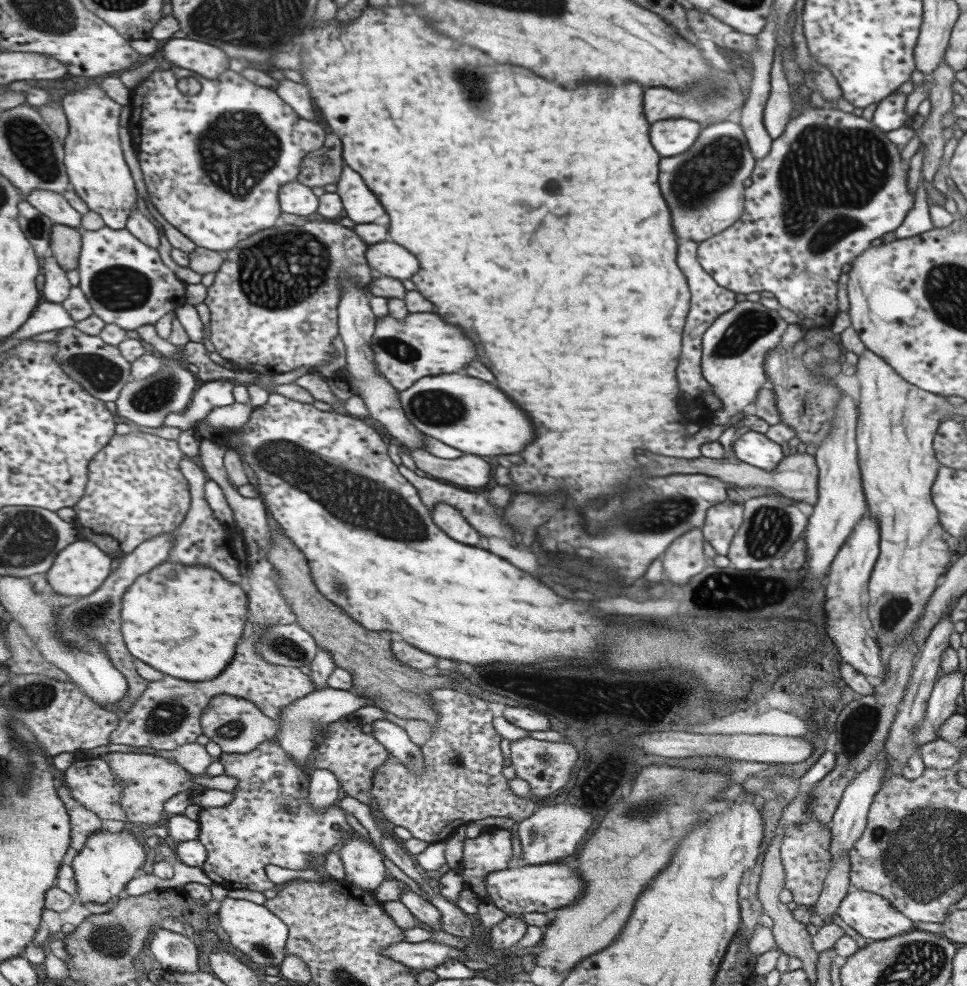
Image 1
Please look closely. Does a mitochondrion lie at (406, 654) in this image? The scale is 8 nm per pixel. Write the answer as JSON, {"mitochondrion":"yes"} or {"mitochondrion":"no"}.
{"mitochondrion":"no"}

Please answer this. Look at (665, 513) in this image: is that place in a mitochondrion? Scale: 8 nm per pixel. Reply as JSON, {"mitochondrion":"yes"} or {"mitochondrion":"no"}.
{"mitochondrion":"yes"}

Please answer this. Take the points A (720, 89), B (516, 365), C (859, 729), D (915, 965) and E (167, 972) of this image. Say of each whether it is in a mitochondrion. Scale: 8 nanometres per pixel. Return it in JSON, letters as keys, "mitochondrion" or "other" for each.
{"A":"mitochondrion","B":"other","C":"mitochondrion","D":"mitochondrion","E":"other"}

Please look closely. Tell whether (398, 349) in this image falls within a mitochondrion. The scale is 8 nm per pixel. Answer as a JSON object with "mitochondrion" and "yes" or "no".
{"mitochondrion":"yes"}

